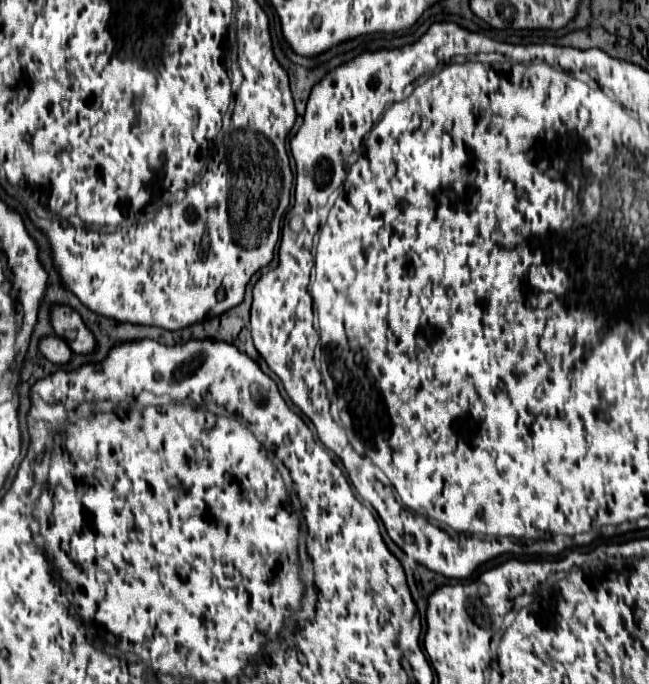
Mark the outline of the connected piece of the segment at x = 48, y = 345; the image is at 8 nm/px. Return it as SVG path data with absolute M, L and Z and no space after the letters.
M48 336L48 338L40 340L40 350L54 364L68 364L72 358L72 350L58 336Z

